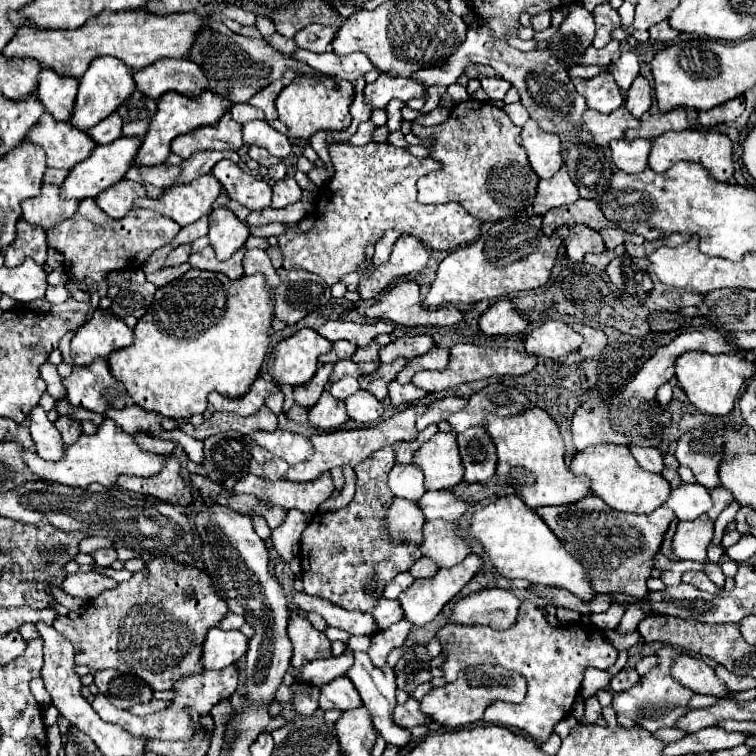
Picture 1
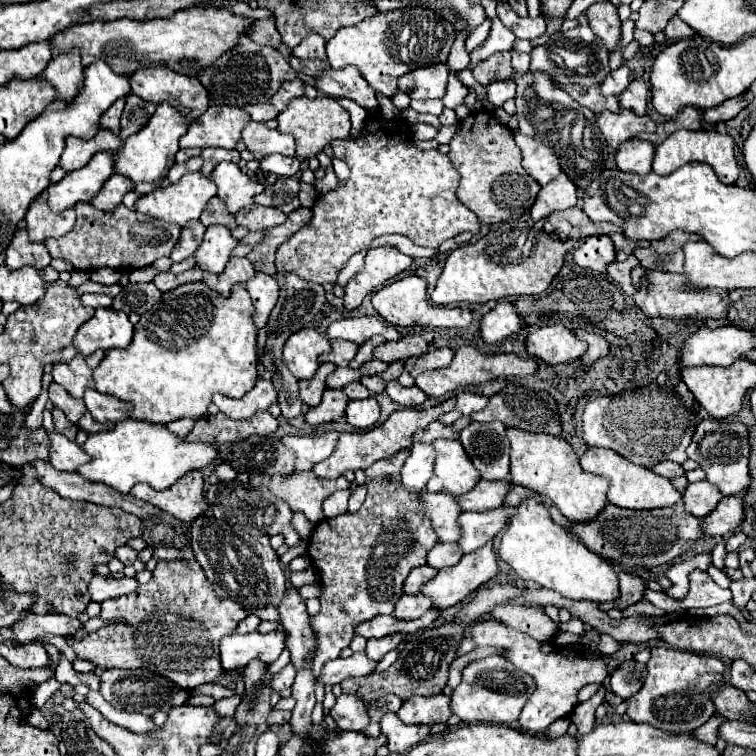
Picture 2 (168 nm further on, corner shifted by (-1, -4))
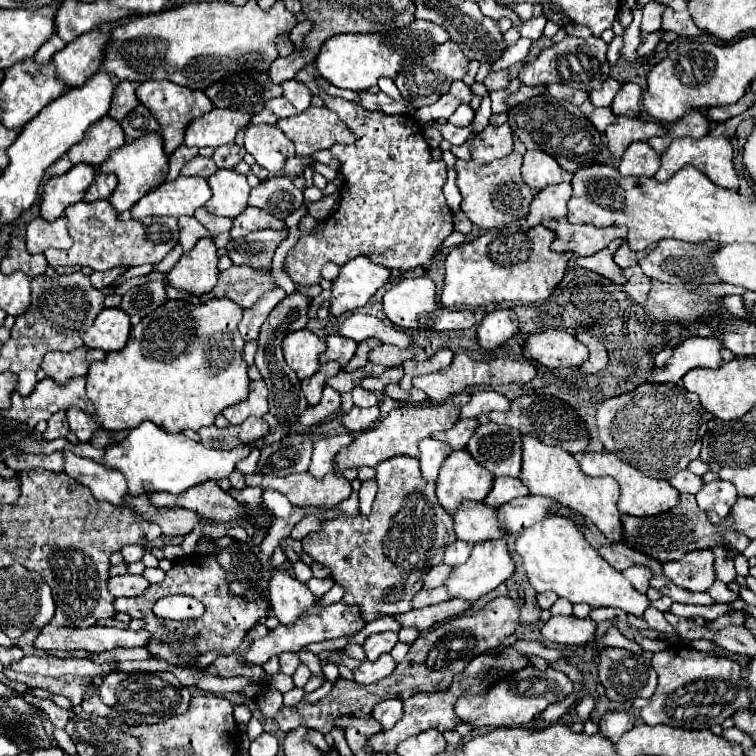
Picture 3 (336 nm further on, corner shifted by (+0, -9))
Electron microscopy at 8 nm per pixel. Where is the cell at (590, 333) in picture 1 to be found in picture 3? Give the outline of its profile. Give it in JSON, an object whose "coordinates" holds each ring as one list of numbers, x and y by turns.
{"coordinates":[[579,333,577,335,577,339,583,343,583,345,587,345,589,347,589,359,579,367,585,375,591,375,591,373,599,373,601,369,605,369,607,367,607,349,605,349,605,345,599,341,599,339,595,339,593,335,589,335,589,333]]}

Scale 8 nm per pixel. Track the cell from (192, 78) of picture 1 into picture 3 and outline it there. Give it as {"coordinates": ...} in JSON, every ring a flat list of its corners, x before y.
{"coordinates":[[147,81,147,83,141,83,137,87,137,97,151,111,151,115,157,119,157,123,161,125,163,151,167,155,171,155,183,143,185,129,187,129,189,121,213,109,213,103,207,99,207,95,203,91,193,91,193,89,175,85,171,81]]}

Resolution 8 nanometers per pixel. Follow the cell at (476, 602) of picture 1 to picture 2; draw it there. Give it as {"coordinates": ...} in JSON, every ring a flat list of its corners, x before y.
{"coordinates":[[498,604,496,608,492,608,490,616,500,622,506,624,514,630,520,630,540,642,546,642,548,638,554,638,558,634,558,626,544,614,542,608,534,608,534,606,518,606,518,604]]}

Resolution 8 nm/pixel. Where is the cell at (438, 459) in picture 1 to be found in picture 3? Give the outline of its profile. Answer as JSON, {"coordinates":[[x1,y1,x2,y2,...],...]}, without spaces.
{"coordinates":[[455,451,439,471,437,499,449,513,455,513,467,499,483,501,493,487,493,479,495,477,491,477,491,473,469,455,469,451]]}

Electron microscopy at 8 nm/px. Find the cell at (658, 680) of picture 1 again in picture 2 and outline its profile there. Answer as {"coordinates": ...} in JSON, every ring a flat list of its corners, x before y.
{"coordinates":[[670,646,652,648,652,658,646,664,648,678,640,692,626,700,626,714,634,722,646,722,664,732,680,734,702,726,716,710,710,700,710,686,722,682,724,664,718,658,676,650]]}

